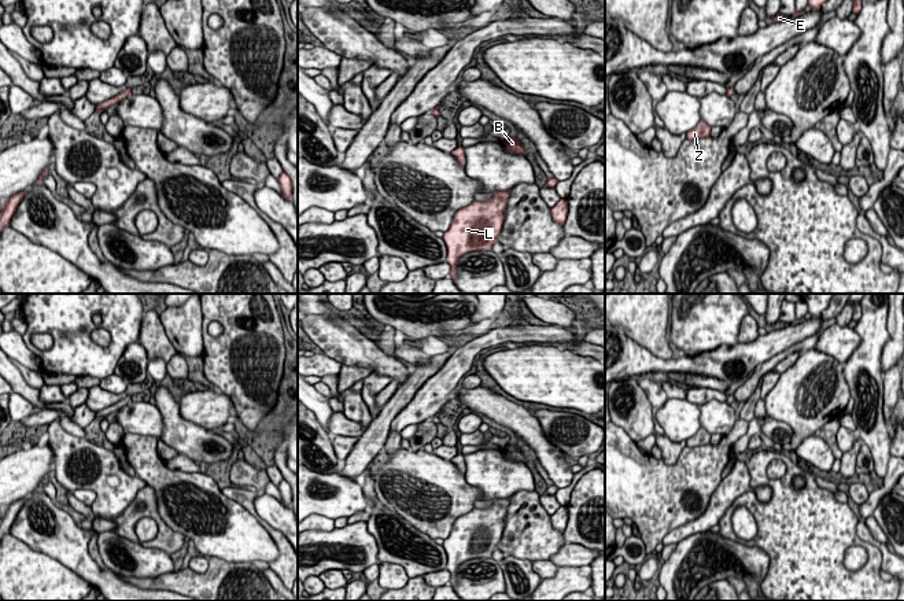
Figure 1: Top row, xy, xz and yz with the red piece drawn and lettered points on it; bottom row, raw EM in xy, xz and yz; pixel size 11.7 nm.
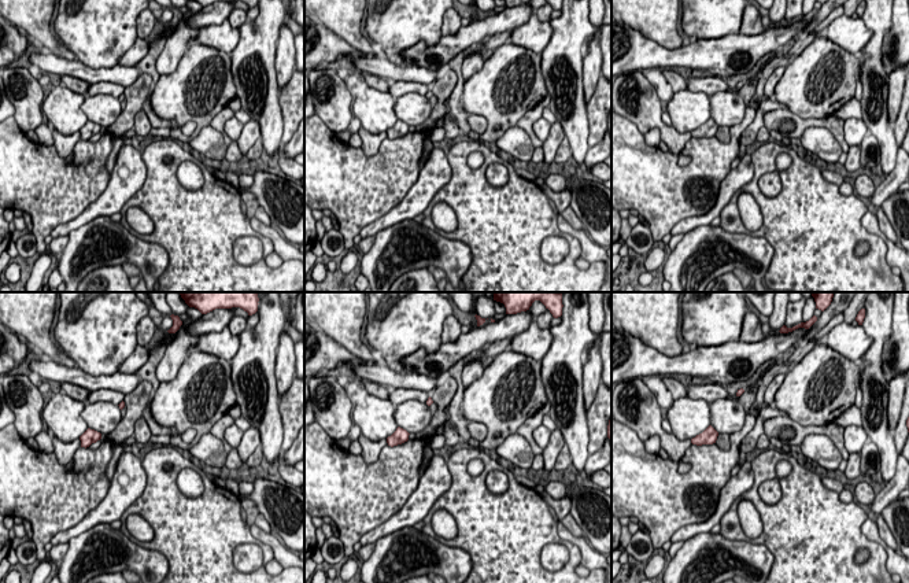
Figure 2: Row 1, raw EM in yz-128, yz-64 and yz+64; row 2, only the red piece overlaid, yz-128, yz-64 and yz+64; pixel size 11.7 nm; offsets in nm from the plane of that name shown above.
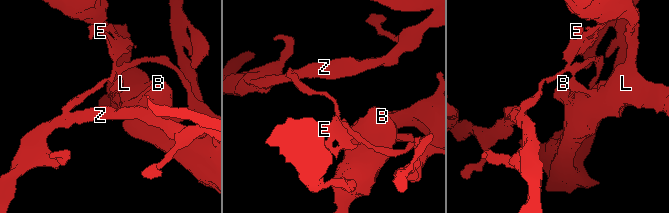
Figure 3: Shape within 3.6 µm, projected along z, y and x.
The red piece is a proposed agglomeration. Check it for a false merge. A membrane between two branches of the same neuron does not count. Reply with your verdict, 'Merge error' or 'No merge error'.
Merge error

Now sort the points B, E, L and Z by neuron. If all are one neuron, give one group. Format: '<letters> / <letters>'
B E L / Z

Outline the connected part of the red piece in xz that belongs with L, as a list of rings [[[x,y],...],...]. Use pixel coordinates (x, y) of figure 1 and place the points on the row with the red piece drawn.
[[[497,191],[490,200],[473,200],[460,209],[450,228],[443,233],[447,248],[447,262],[451,266],[450,277],[457,279],[458,259],[473,251],[490,251],[502,231],[509,191]]]

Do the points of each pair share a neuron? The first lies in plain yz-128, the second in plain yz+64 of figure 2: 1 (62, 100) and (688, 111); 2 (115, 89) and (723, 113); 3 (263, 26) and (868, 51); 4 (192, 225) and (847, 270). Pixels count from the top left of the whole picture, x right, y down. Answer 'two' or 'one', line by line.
1: one
2: two
3: one
4: one

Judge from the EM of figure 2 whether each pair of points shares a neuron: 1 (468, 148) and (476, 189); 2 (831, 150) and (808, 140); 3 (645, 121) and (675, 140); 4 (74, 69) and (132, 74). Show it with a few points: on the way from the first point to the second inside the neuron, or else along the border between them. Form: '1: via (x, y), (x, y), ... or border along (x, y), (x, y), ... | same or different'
1: via (462, 158), (462, 176), (466, 180) | same
2: via (826, 147), (819, 140), (813, 140) | same
3: via (651, 121), (656, 121), (668, 133) | same
4: via (88, 74), (118, 74) | same

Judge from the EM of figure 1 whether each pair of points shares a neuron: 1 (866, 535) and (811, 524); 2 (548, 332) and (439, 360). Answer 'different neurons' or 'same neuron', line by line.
1: different neurons
2: different neurons

